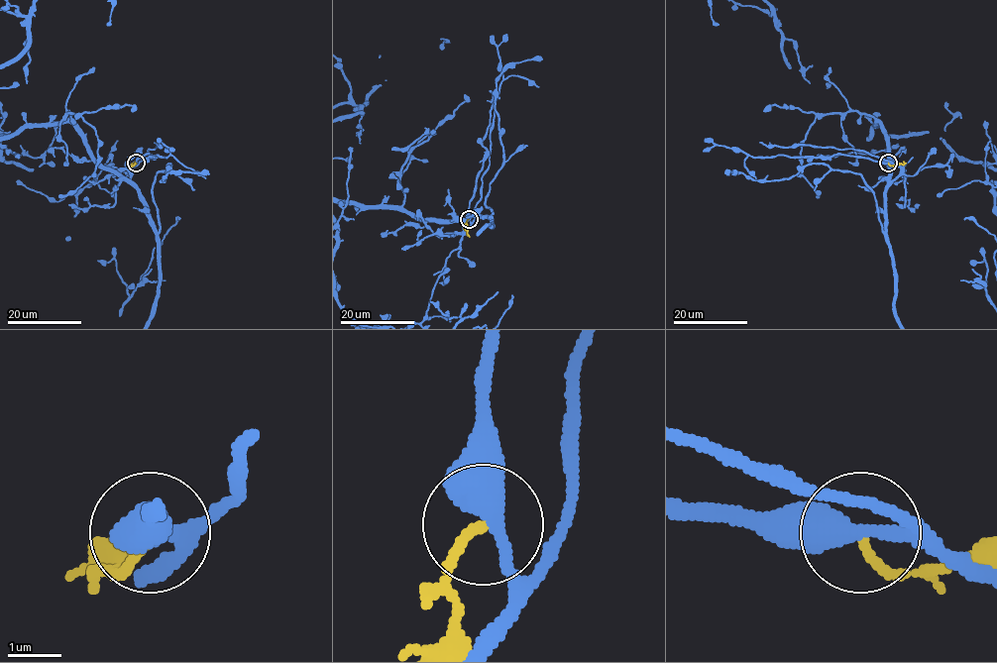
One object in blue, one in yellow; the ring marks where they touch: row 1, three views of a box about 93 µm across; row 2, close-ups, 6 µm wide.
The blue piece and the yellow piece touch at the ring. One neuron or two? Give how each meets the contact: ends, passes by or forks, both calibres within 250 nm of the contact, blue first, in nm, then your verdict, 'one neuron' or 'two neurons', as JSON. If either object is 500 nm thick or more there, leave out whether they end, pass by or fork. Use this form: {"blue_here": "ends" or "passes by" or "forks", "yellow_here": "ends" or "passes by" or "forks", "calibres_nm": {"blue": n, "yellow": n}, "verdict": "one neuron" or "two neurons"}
{"blue_here": "passes by", "yellow_here": "ends", "calibres_nm": {"blue": 400, "yellow": 160}, "verdict": "two neurons"}

